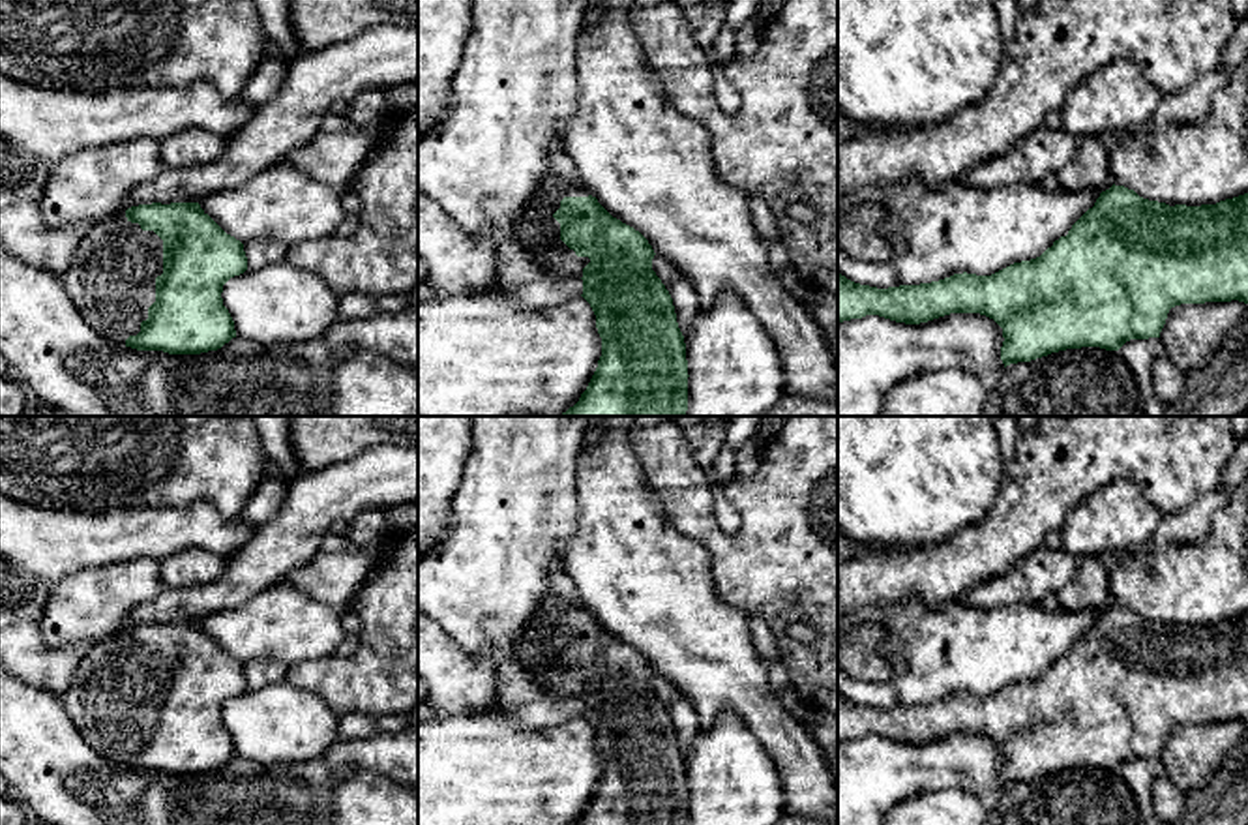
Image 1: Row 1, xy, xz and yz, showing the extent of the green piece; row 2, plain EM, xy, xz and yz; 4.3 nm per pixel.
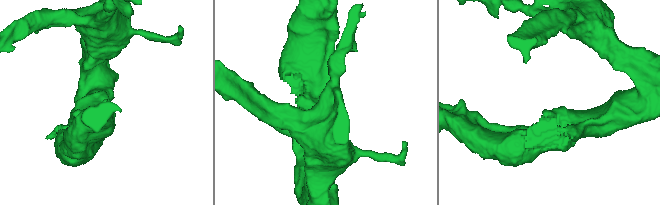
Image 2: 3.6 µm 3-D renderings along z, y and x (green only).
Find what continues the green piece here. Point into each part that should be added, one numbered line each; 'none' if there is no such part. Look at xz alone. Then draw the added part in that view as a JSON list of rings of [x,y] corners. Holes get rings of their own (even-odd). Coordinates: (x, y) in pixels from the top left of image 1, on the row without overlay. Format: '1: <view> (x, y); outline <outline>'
1: xz (536, 649); outline [[[553,589],[540,604],[530,624],[515,641],[510,654],[534,677],[542,679],[558,696],[583,698],[583,688],[590,682],[588,677],[577,677],[560,660],[560,643],[553,634],[560,628],[564,617],[588,617],[592,615],[583,604],[568,604],[562,594]]]

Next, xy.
1: xy (111, 700); outline [[[126,630],[84,649],[77,673],[60,701],[82,739],[105,759],[126,767],[129,756],[141,752],[148,728],[156,722],[156,698],[163,694],[163,660],[154,651],[142,651],[126,638]]]

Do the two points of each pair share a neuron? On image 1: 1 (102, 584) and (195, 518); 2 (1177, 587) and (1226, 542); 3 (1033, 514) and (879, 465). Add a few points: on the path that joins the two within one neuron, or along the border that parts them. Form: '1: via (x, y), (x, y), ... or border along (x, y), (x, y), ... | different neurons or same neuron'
1: border along (158, 559), (133, 557), (94, 567) | different neurons
2: via (1188, 580), (1215, 554) | same neuron
3: border along (1005, 464), (994, 503), (960, 531) | different neurons

